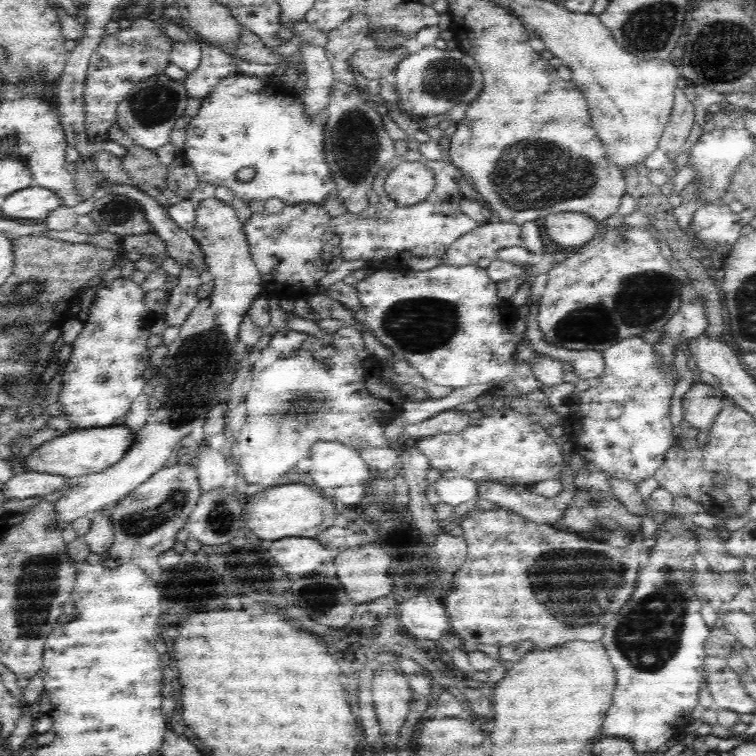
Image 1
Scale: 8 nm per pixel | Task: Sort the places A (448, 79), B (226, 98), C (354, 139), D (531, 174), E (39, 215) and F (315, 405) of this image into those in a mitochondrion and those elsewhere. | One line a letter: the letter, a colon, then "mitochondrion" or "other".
A: mitochondrion
B: other
C: mitochondrion
D: mitochondrion
E: other
F: mitochondrion

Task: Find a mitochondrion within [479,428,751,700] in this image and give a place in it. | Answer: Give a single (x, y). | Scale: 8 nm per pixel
(650, 640)

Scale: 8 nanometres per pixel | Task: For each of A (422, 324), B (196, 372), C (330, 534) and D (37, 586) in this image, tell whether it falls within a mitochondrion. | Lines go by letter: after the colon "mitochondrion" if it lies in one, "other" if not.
A: mitochondrion
B: mitochondrion
C: other
D: mitochondrion

